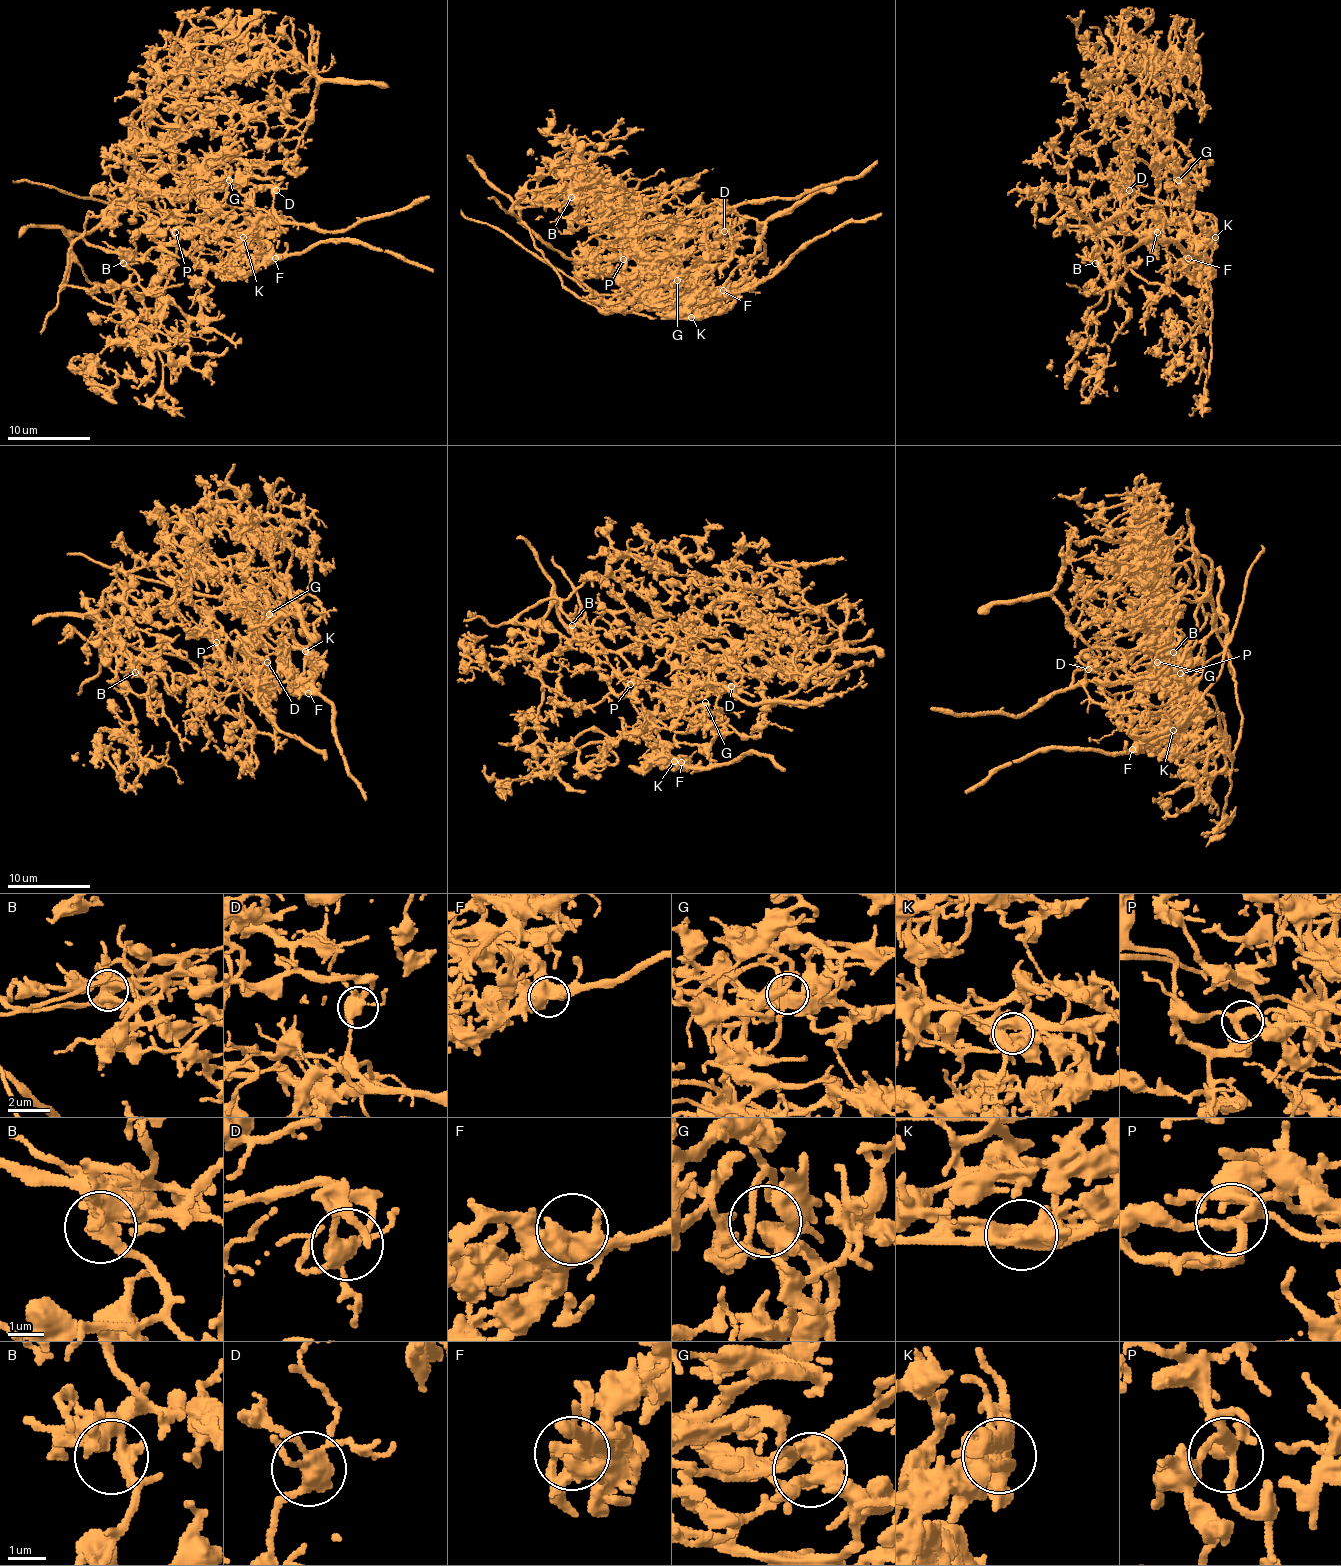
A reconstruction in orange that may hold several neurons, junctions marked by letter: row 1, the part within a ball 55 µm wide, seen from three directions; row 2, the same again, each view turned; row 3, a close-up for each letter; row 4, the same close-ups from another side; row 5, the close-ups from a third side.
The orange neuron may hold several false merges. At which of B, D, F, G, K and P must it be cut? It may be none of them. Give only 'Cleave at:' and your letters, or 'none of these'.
Cleave at: D, K

